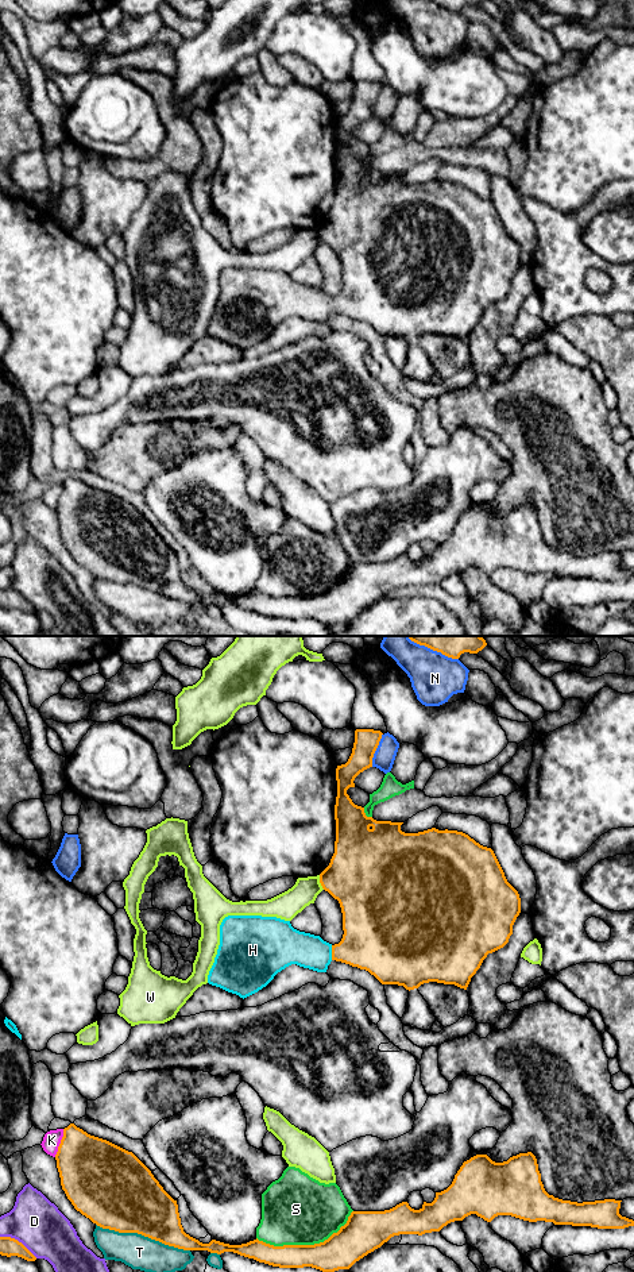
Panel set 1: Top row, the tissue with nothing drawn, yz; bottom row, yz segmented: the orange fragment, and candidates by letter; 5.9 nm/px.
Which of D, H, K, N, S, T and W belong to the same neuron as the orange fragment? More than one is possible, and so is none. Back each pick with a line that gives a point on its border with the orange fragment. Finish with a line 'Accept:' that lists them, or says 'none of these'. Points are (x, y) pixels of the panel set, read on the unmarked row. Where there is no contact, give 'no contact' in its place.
H: yz (332, 304)
Accept: H

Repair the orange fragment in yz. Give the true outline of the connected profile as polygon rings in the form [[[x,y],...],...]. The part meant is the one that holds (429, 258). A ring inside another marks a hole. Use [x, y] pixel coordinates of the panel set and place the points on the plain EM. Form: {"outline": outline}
{"outline": [[[356,81],[348,113],[336,120],[335,205],[329,217],[320,226],[320,235],[340,255],[344,282],[341,293],[332,297],[320,288],[299,284],[290,273],[277,269],[228,267],[220,277],[220,297],[208,327],[209,336],[244,351],[266,339],[278,324],[291,316],[326,324],[330,313],[336,312],[368,323],[382,336],[398,336],[409,343],[429,334],[455,336],[467,342],[487,307],[509,294],[513,277],[521,265],[521,250],[507,234],[491,200],[457,182],[432,180],[405,185],[401,182],[403,174],[367,169],[364,159],[355,157],[347,146],[349,139],[355,139],[355,130],[372,119],[382,86],[380,82]]]}

